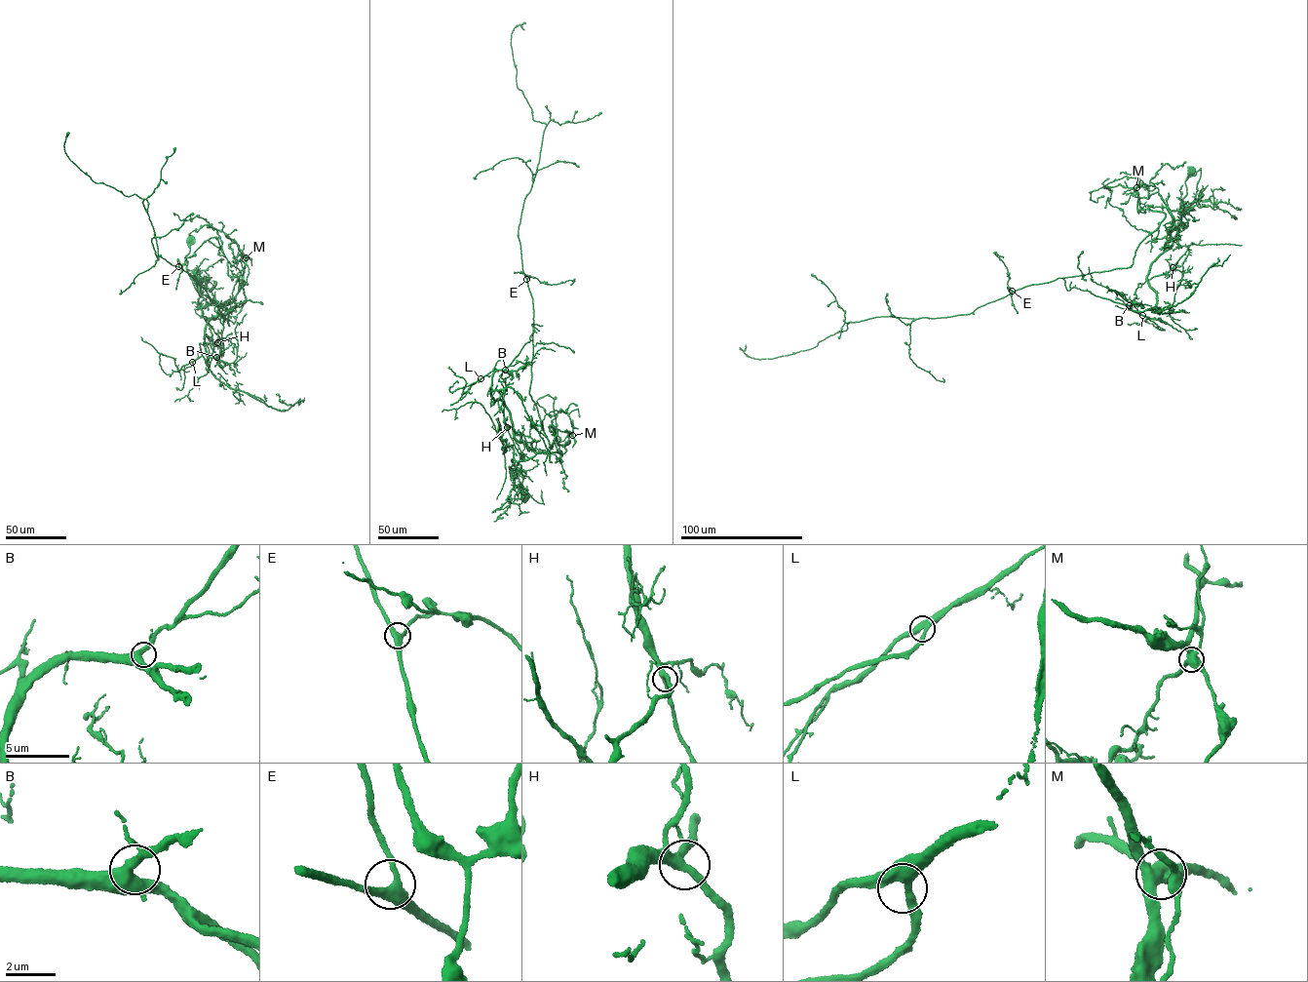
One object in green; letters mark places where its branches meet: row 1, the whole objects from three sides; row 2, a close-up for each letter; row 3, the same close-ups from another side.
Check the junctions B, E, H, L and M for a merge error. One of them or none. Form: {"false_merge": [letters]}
{"false_merge": []}

